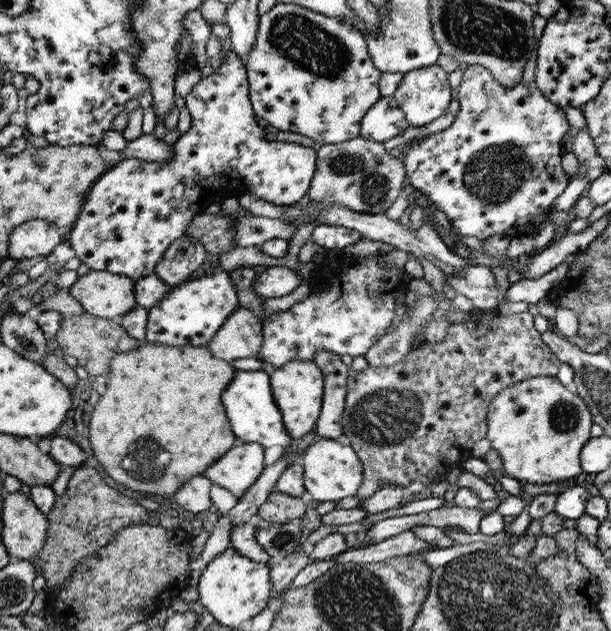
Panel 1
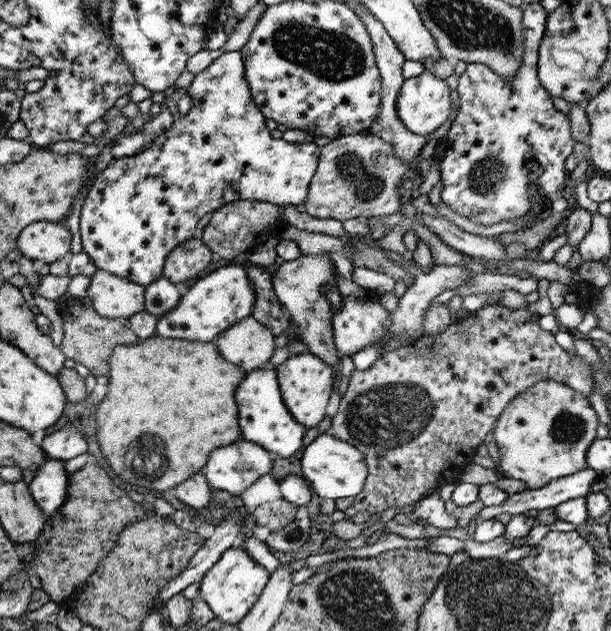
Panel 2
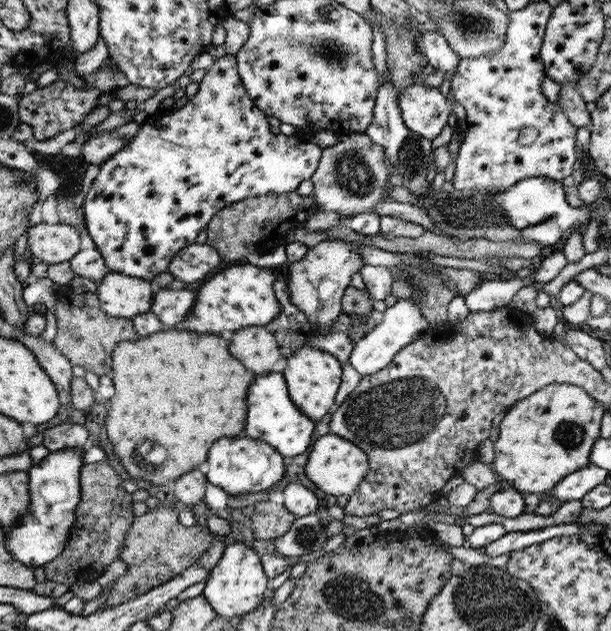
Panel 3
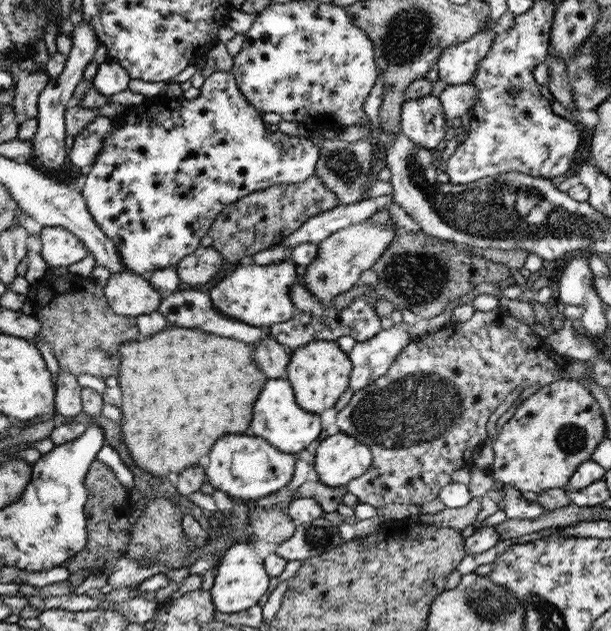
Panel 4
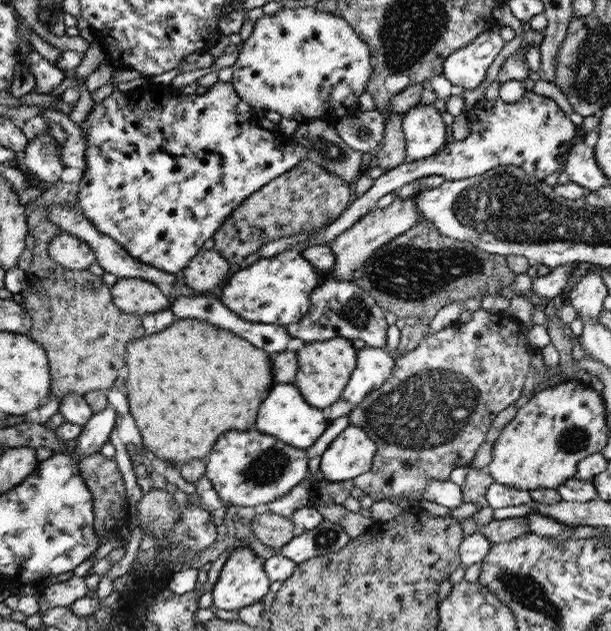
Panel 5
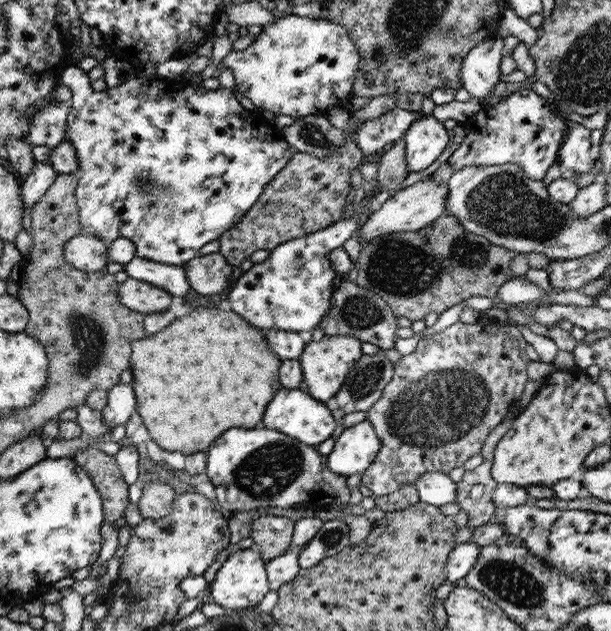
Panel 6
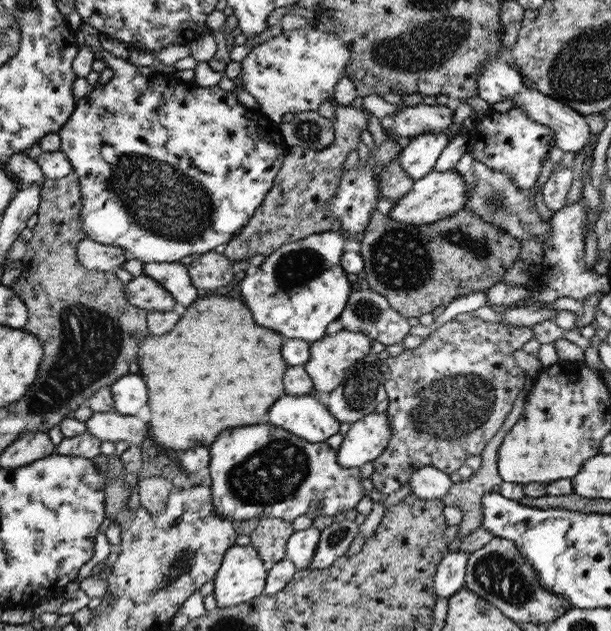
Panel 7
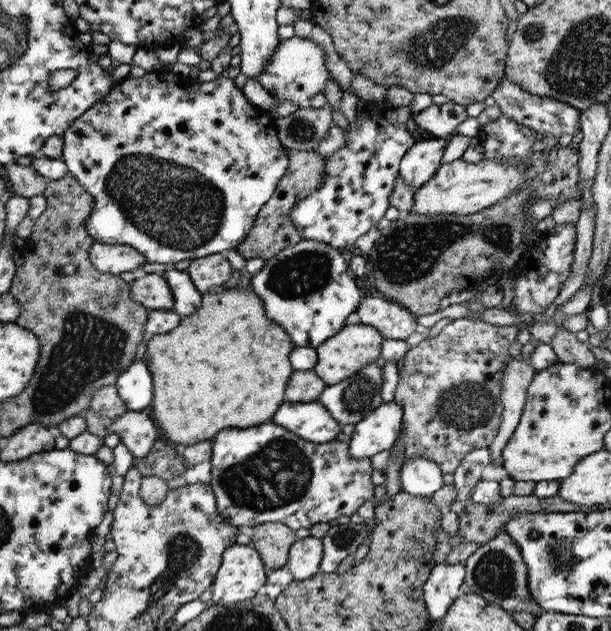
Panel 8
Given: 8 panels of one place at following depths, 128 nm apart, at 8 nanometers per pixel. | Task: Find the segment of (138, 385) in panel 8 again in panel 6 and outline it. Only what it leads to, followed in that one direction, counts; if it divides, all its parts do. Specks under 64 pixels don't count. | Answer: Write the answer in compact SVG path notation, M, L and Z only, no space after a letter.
M116 384L107 392L107 404L104 408L103 420L108 427L125 425L133 414L136 414L136 395L129 384Z

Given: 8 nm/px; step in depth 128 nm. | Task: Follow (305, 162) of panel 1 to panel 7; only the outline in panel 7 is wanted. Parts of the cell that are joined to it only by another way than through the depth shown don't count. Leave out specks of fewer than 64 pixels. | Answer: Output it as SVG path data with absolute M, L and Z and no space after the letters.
M101 50L96 58L102 59L108 67L114 70L114 75L104 87L92 90L76 102L76 110L71 115L67 124L57 133L61 138L60 150L70 160L73 172L78 176L80 192L82 192L82 210L80 210L81 227L86 237L100 244L116 245L128 248L134 258L144 262L178 263L186 256L194 254L203 255L207 252L222 249L222 247L240 230L248 224L251 216L258 210L264 198L280 171L289 145L280 132L280 126L267 117L262 110L250 109L242 105L231 91L222 90L218 85L202 87L190 84L189 81L180 79L176 74L160 71L150 76L144 76L138 72L136 66L124 58L118 58L114 54Z

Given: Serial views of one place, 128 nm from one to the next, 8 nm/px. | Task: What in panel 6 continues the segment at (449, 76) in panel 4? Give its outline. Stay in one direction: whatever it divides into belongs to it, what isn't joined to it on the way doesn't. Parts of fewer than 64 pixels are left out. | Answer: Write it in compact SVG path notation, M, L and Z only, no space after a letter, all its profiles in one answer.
M497 34L497 38L474 46L472 51L464 56L460 79L462 87L472 97L484 100L502 82L500 79L502 76L500 64L504 54L502 51L504 51L504 42Z

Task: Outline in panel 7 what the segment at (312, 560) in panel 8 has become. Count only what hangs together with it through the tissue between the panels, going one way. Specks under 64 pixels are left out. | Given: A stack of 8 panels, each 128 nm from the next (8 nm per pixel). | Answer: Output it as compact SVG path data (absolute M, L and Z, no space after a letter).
M314 526L294 532L288 539L286 558L296 564L298 571L310 568L310 562L316 554L321 532Z

